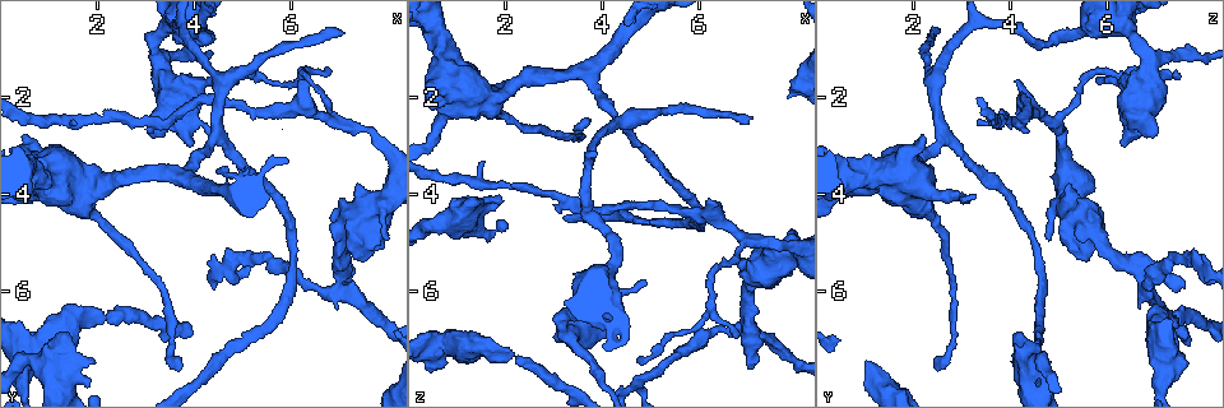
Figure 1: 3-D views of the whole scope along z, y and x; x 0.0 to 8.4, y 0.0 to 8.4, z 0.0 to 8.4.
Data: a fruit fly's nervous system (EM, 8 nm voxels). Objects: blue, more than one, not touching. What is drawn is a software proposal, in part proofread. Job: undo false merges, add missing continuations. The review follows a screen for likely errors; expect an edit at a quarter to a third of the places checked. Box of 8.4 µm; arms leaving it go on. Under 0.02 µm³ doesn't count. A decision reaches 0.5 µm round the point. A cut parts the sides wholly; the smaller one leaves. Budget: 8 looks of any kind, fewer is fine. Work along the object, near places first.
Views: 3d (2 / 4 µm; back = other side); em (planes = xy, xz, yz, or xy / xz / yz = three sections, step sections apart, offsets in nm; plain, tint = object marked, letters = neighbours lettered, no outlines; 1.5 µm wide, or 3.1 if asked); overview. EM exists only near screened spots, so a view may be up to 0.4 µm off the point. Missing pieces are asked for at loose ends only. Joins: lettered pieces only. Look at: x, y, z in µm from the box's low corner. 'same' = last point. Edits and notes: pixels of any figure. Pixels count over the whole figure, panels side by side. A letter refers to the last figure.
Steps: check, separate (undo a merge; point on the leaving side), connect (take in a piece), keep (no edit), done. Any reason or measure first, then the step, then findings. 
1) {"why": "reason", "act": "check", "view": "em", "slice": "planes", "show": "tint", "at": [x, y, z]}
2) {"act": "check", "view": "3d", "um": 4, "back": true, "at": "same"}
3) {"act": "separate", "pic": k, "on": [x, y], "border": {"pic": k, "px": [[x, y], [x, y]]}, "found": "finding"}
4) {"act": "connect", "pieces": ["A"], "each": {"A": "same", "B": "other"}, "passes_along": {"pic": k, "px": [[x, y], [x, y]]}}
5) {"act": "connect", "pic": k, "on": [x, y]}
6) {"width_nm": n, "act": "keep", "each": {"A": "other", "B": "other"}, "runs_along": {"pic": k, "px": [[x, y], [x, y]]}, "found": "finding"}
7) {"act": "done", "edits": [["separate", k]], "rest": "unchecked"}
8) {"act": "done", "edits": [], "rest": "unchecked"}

{"why": "thick end", "act": "check", "view": "em", "slice": "yz", "step": 8, "show": "tint", "at": [1.30, 6.90, 4.10]}

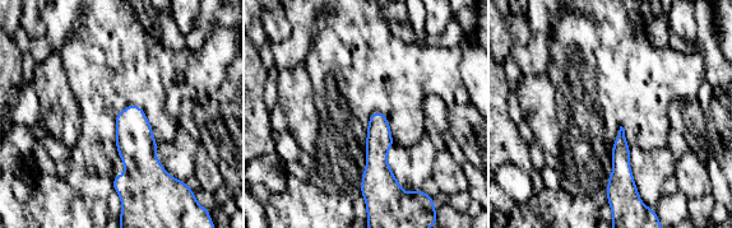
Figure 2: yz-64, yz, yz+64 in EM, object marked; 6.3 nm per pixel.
{"why": "another direction", "act": "check", "view": "em", "slice": "planes", "show": "letters", "at": "same"}

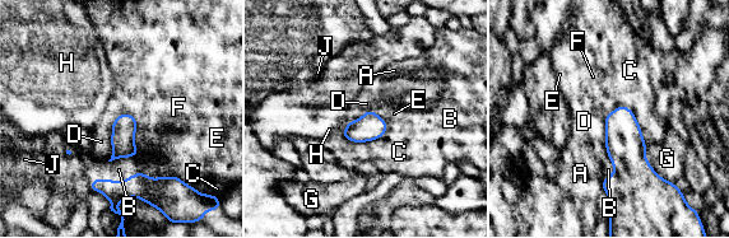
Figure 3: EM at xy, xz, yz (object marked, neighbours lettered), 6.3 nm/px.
{"act": "keep", "each": {"A": "other", "B": "other", "C": "other", "D": "other", "E": "other", "F": "other", "G": "other", "H": "other", "J": "other"}, "found": "none of them fits"}

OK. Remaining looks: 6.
{"why": "three arms meet", "act": "check", "view": "3d", "um": 4, "at": [4.75, 5.40, 7.85]}

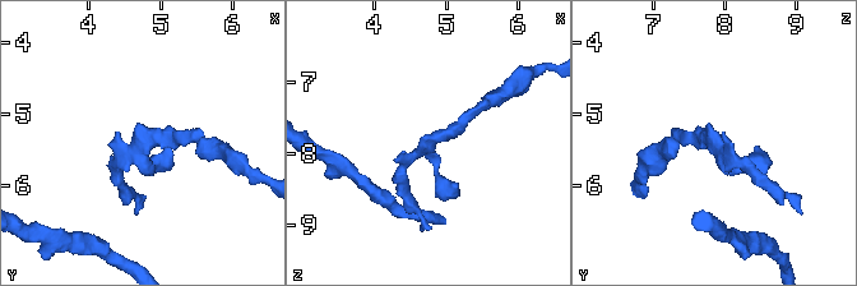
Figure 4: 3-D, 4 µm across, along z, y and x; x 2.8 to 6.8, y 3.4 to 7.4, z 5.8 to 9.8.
{"why": "shape alone is not enough", "act": "check", "view": "em", "slice": "xy", "step": 4, "show": "tint", "at": [4.80, 5.50, 7.85]}

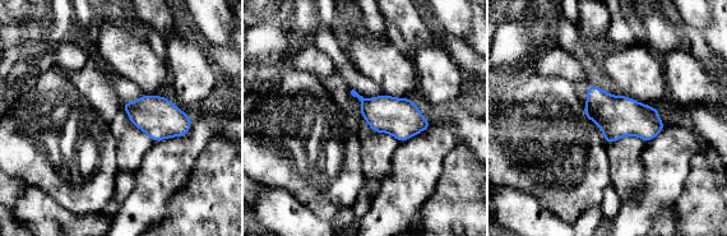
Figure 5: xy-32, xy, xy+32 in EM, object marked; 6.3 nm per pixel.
{"act": "check", "view": "em", "slice": "yz", "step": 8, "show": "letters", "at": "same"}

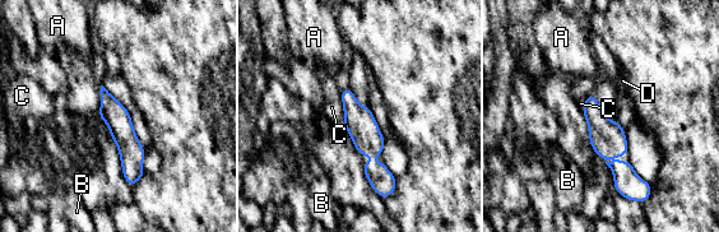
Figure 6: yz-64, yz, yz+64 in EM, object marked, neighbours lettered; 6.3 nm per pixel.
{"width_nm": 150, "act": "keep", "each": {"A": "other", "B": "other", "C": "other", "D": "other"}, "border": {"pic": 6, "px": [[616, 120], [624, 130]]}, "found": "continuous, no second neuron"}

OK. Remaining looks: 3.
{"why": "branch point", "act": "check", "view": "em", "slice": "planes", "show": "letters", "at": [7.00, 5.65, 6.75]}

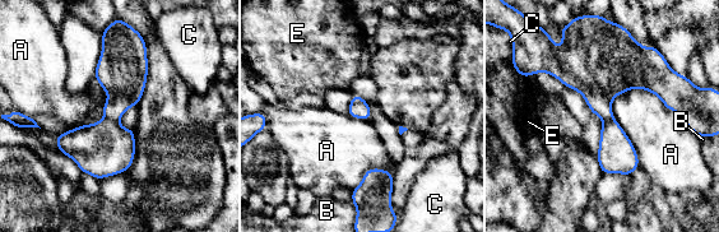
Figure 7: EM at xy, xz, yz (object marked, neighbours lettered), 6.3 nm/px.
{"width_nm": 120, "act": "separate", "pic": 7, "on": [105, 148], "each": {"A": "other", "B": "other", "C": "other", "E": "other"}, "border": {"pic": 7, "px": [[105, 116], [117, 121]]}, "found": "two neurons meet here"}

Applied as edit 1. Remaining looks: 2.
{"act": "done", "edits": [["separate", 7]], "rest": "unchecked"}

